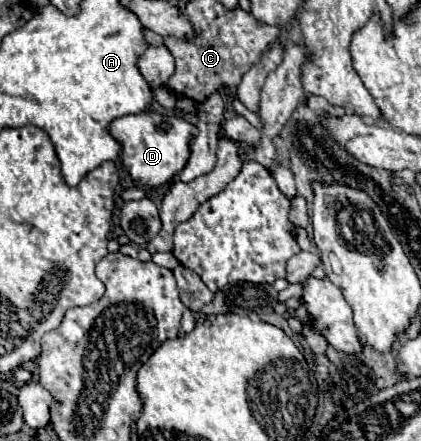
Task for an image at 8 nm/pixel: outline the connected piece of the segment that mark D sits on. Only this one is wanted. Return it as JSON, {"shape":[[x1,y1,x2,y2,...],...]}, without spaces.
{"shape":[[149,109,149,111,143,111,141,115,127,115,127,117,115,119,111,123,111,133,123,145,121,159,129,175,141,185,157,187,167,183,185,167,191,155,191,139,195,137,197,127,181,117,165,115]]}

